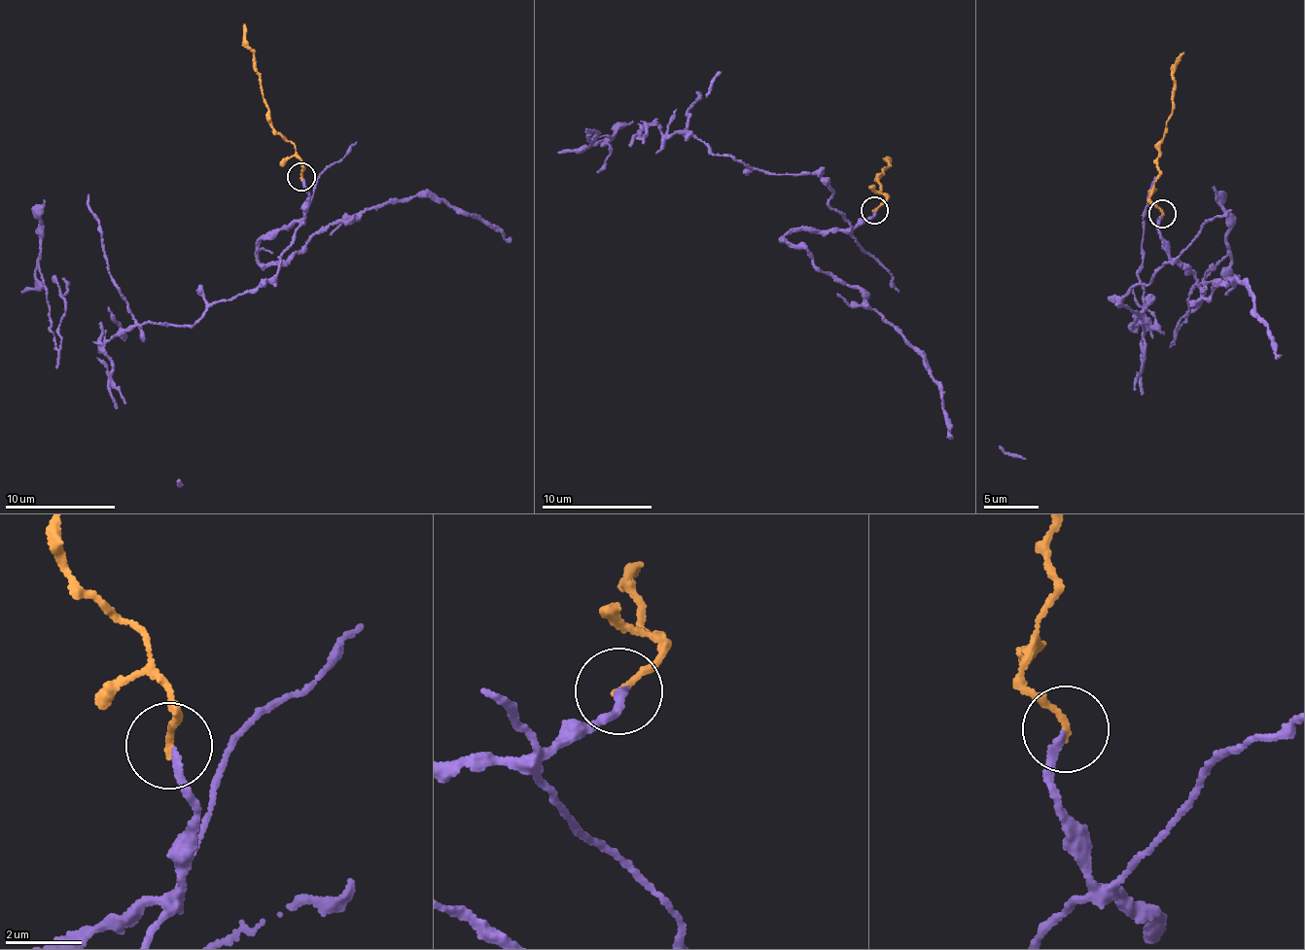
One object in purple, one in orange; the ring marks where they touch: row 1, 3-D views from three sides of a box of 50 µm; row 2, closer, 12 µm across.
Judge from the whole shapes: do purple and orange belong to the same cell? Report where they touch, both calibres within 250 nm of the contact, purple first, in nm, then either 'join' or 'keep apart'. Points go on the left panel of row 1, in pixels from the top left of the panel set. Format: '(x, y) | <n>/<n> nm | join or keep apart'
(300, 177) | 180/170 nm | keep apart

